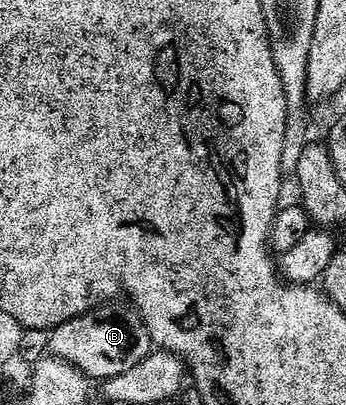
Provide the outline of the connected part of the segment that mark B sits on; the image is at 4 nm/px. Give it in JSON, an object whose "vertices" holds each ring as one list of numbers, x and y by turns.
{"vertices":[[100,305,87,312,86,315,78,315,76,319,70,319,60,327,54,328,50,332,51,347,54,358,64,359,69,365,73,365,82,375,87,376,88,380,106,381,133,369,142,359,152,354,151,339,147,336,147,331,142,327,140,316,136,314,130,306,111,307,115,305]]}

